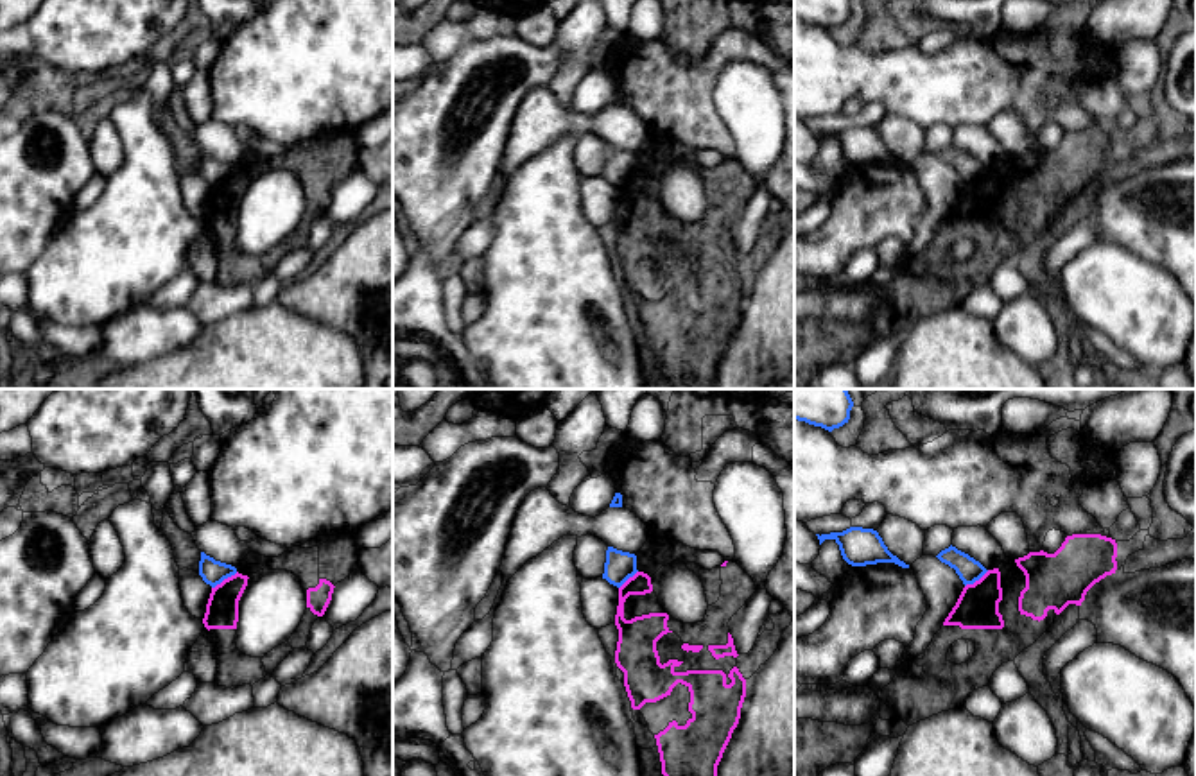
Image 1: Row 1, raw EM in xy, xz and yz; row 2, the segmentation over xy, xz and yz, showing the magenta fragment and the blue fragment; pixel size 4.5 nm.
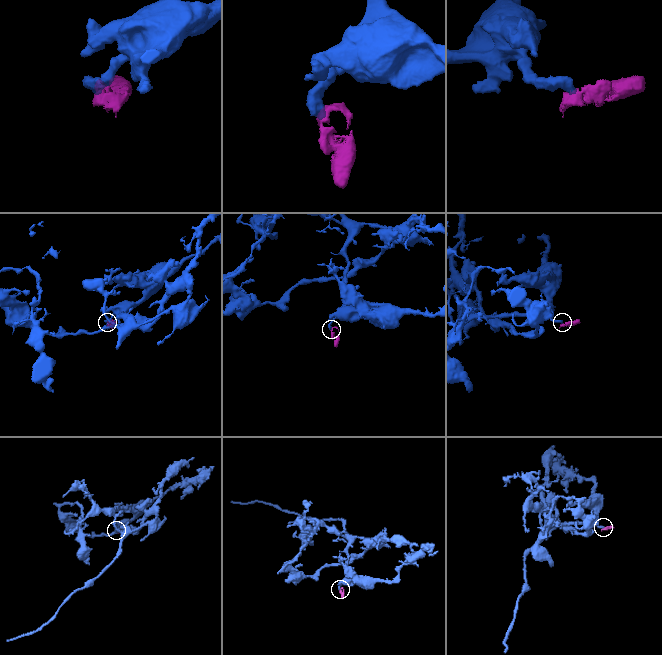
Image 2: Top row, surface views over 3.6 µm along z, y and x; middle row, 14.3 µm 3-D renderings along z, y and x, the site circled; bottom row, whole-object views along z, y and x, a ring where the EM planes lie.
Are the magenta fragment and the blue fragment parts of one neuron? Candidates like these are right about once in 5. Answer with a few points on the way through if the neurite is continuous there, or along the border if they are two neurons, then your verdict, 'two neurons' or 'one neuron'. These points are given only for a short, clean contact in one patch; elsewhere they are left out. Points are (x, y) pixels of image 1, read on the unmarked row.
border xy (237, 171), (212, 187); two neurons

